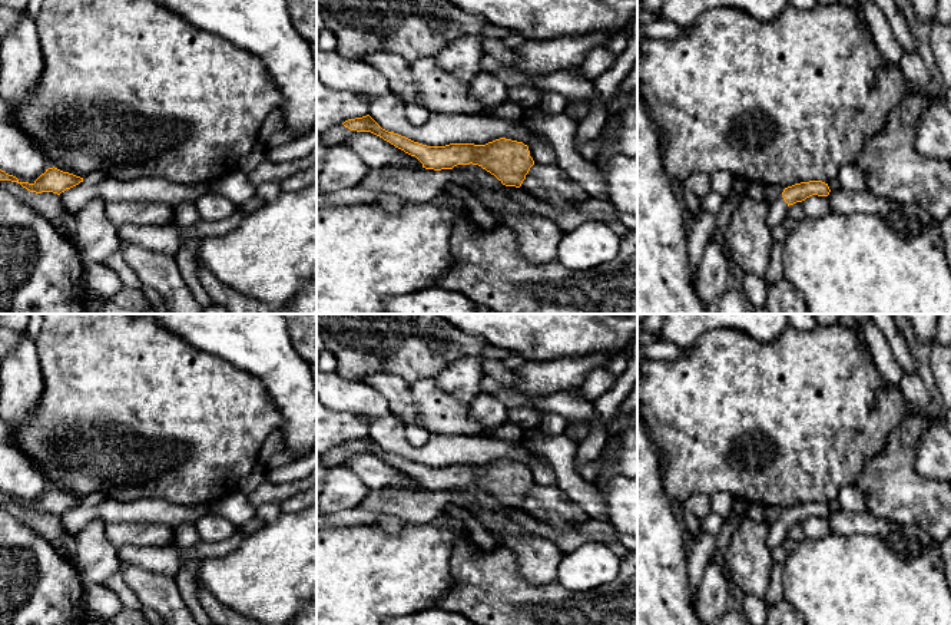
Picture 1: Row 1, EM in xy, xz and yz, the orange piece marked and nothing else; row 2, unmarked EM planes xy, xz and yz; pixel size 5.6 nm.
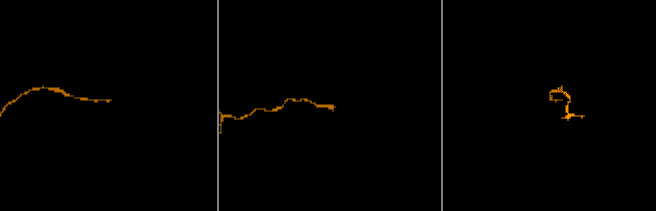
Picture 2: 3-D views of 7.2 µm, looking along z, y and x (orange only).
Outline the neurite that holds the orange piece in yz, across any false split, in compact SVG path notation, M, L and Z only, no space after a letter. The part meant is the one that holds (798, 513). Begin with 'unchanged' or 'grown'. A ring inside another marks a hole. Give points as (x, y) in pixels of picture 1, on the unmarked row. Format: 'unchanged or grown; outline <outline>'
grown; outline M809 502L795 505L788 507L782 513L782 519L769 525L769 533L766 538L766 545L772 550L776 546L781 546L788 538L788 530L796 523L802 523L812 516L828 517L831 513L828 505L822 502Z

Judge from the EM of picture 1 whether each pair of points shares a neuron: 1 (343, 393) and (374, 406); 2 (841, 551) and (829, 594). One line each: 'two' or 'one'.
1: one
2: one

